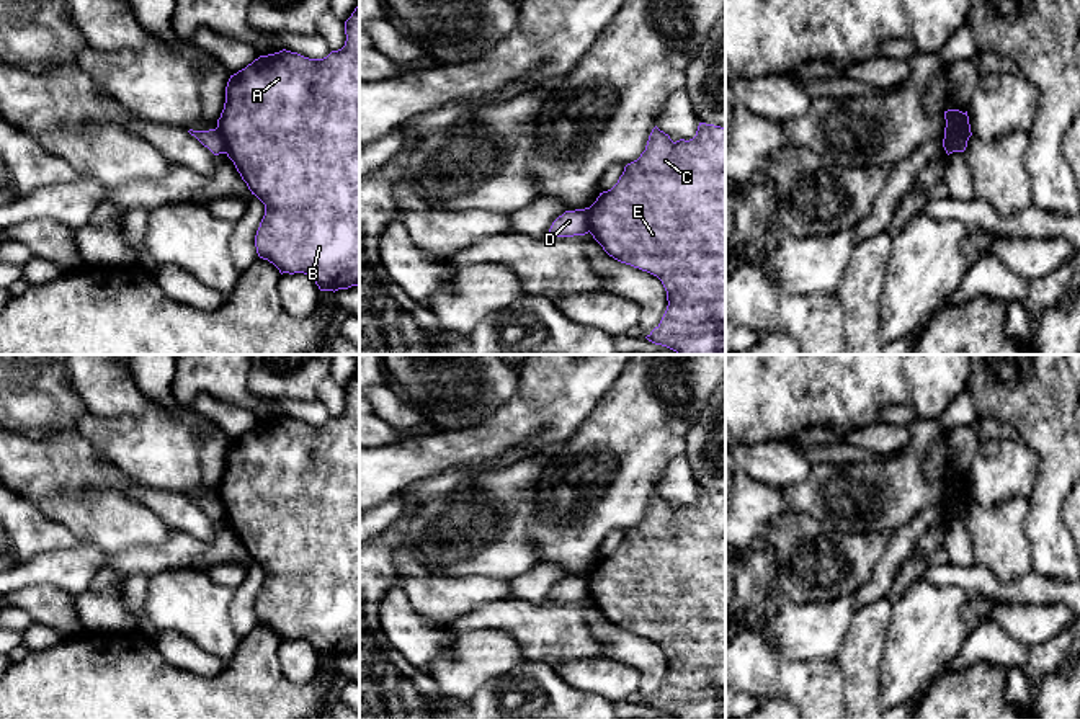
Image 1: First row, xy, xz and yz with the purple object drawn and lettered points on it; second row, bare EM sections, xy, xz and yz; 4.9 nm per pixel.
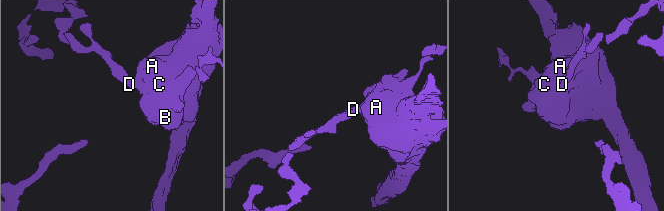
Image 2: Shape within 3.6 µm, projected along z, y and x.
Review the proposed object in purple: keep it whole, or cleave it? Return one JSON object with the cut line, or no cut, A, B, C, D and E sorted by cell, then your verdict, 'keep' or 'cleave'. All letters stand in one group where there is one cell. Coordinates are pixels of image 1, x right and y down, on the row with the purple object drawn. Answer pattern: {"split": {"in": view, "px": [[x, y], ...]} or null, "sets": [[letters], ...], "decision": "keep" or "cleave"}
{"split": {"in": "xy", "px": [[216, 128], [226, 152]]}, "sets": [["A", "B", "C", "E"], ["D"]], "decision": "cleave"}

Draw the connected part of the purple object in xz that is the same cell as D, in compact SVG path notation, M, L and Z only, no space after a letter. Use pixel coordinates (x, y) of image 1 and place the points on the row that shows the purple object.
M585 208L565 211L552 222L547 235L573 237L573 235L585 235L588 232L590 232L588 208Z

